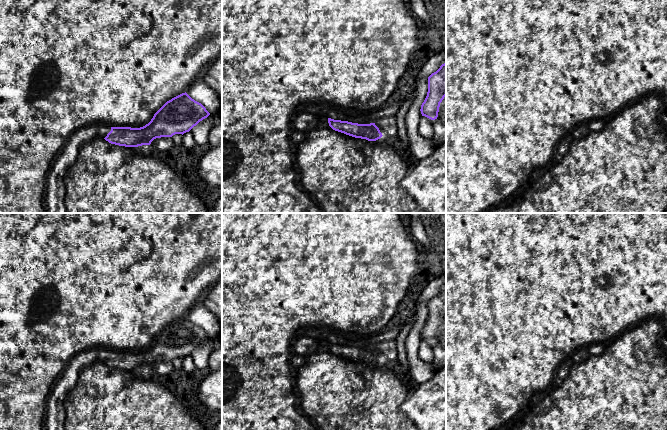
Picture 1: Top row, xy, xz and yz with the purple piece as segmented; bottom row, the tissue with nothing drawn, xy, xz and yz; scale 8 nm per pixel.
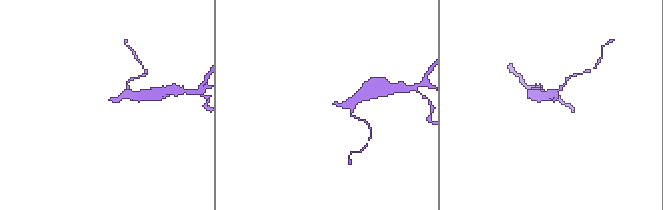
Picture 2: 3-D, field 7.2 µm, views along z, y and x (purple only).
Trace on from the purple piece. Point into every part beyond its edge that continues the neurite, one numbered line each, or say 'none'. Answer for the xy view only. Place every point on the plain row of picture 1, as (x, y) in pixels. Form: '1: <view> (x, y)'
1: xy (55, 416)

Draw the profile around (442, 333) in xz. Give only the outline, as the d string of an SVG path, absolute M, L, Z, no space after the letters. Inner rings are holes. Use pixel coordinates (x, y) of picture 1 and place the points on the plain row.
M446 320L442 324L442 326L440 327L437 342L446 348Z

